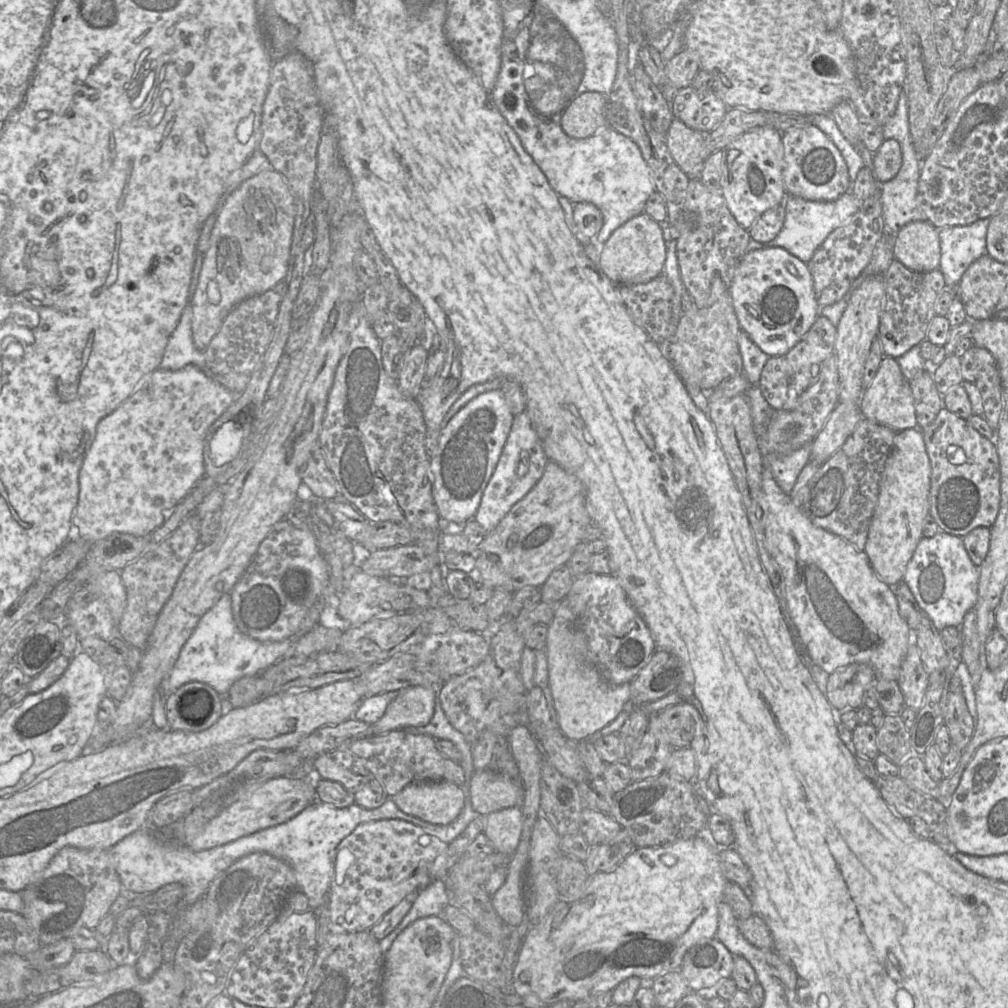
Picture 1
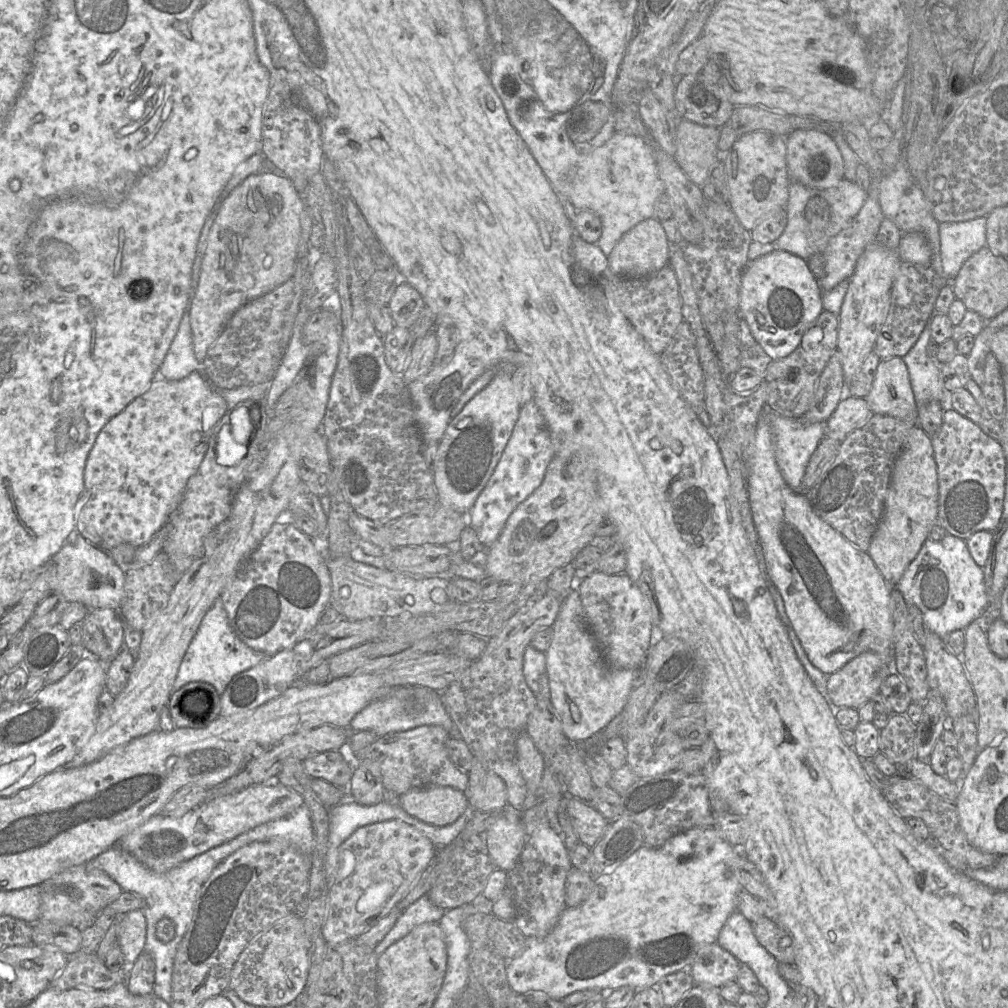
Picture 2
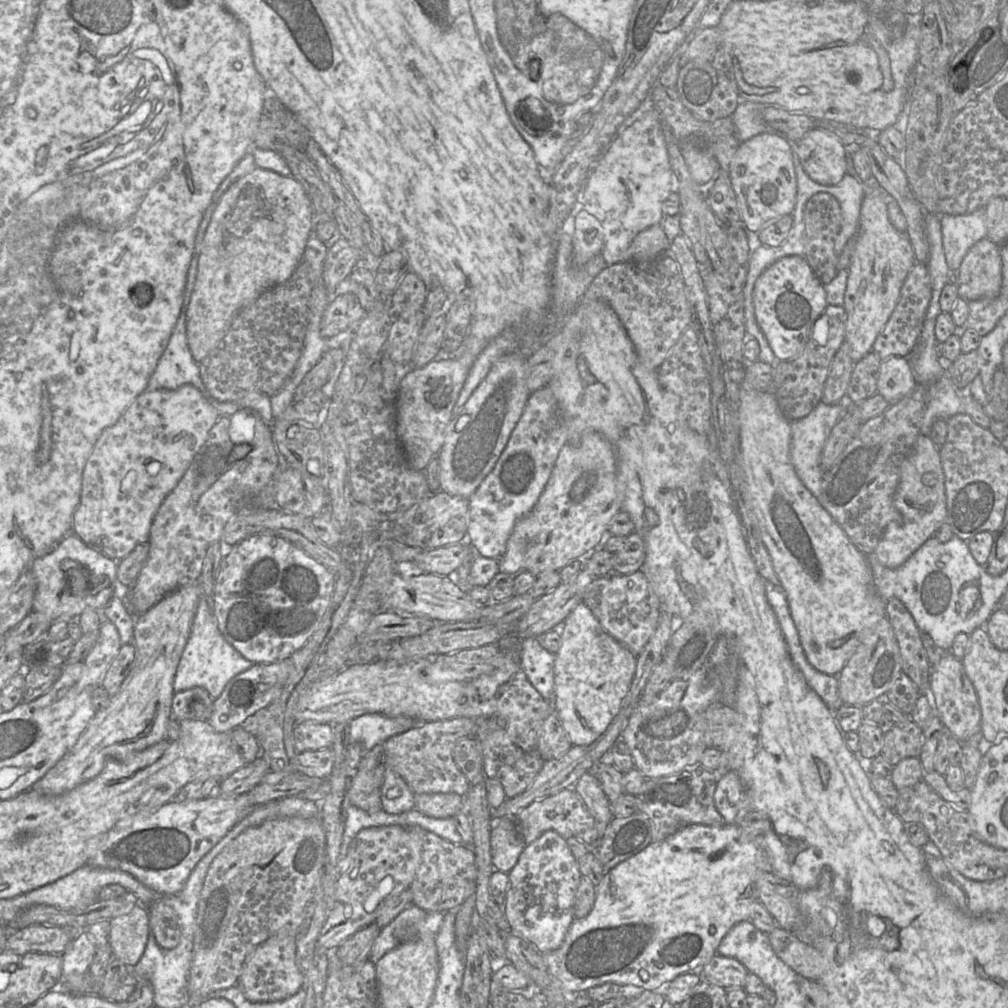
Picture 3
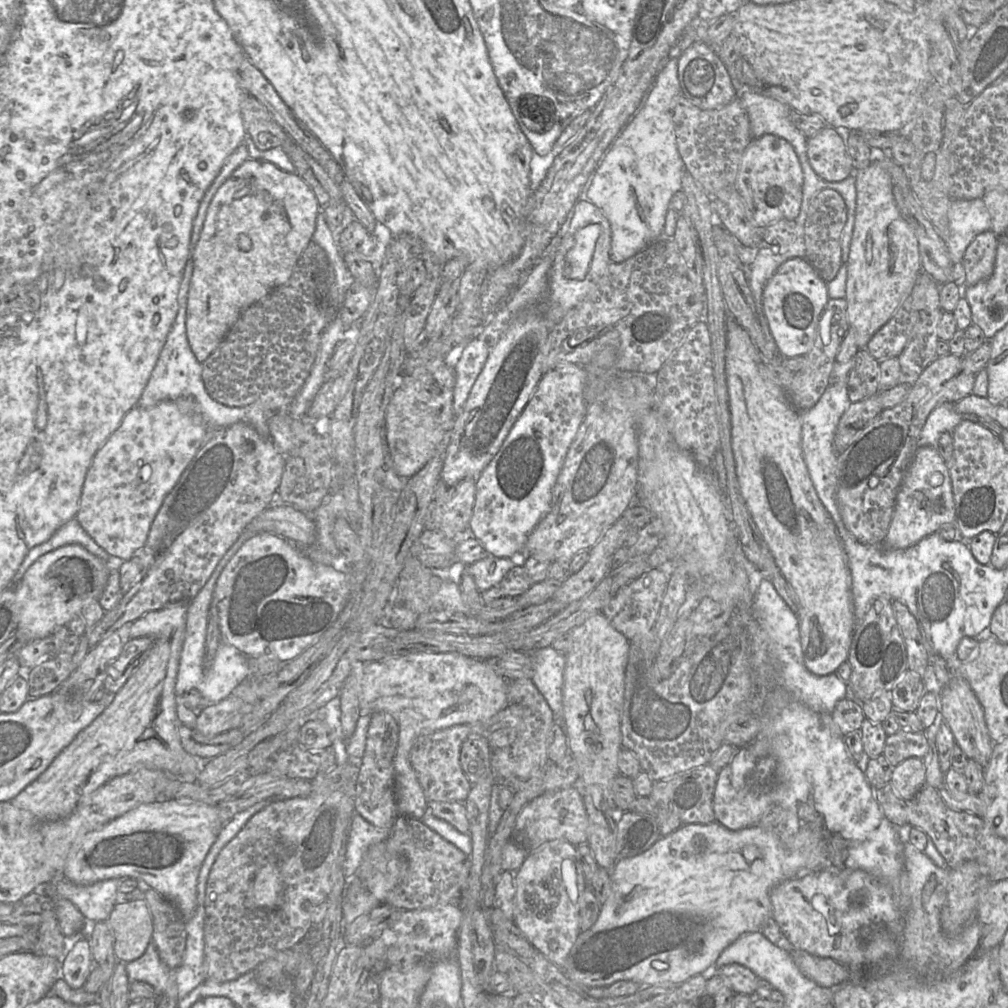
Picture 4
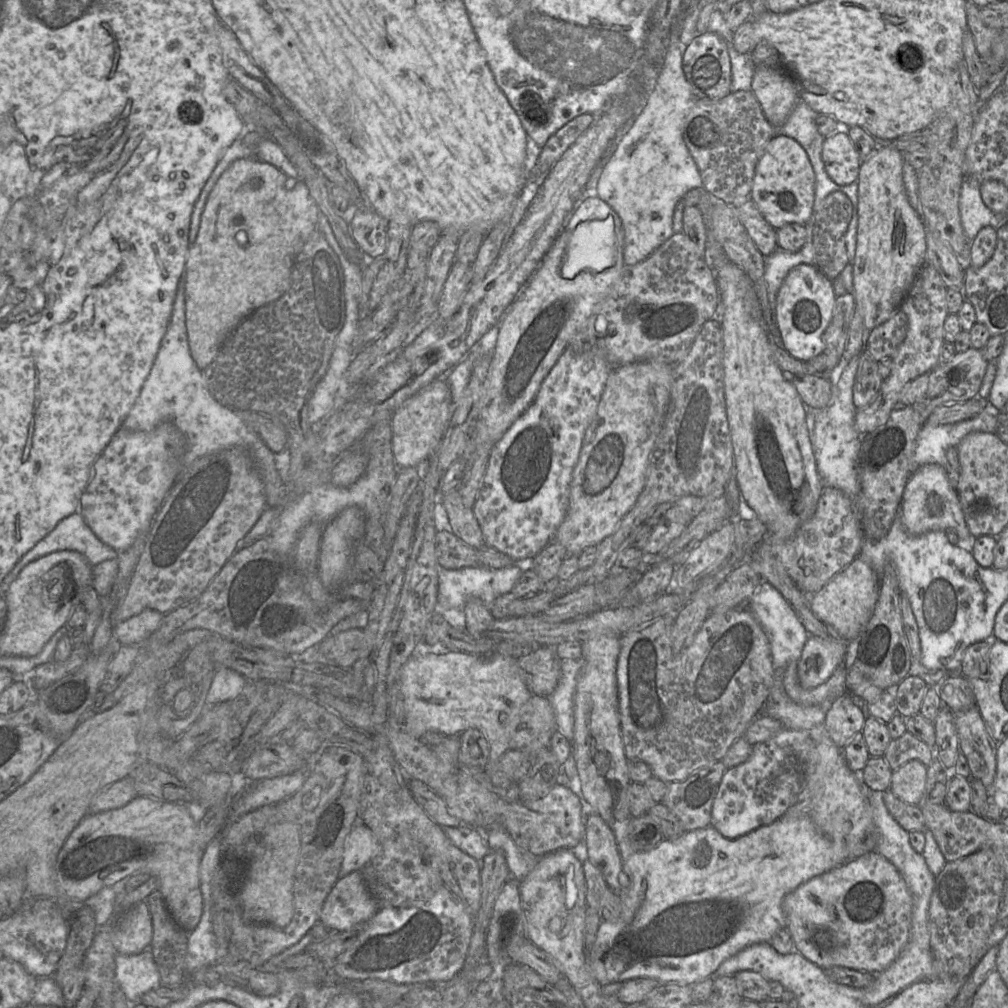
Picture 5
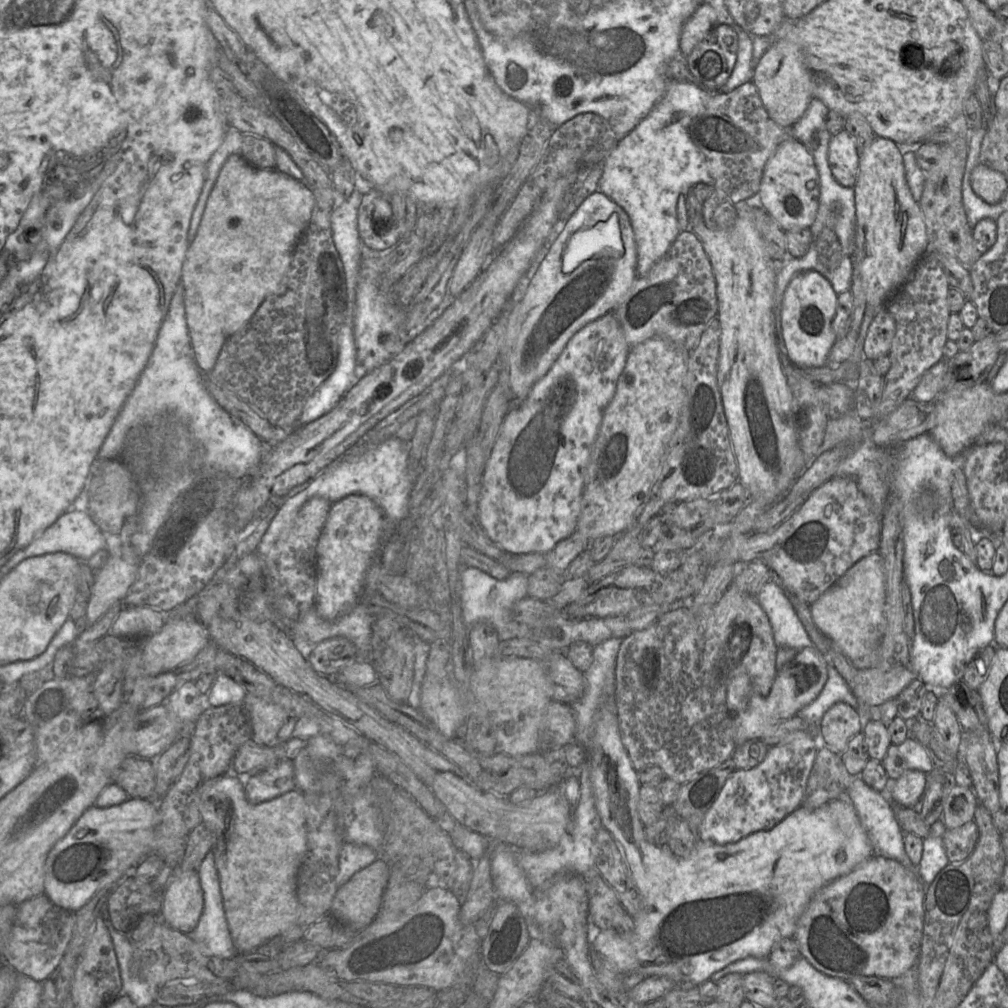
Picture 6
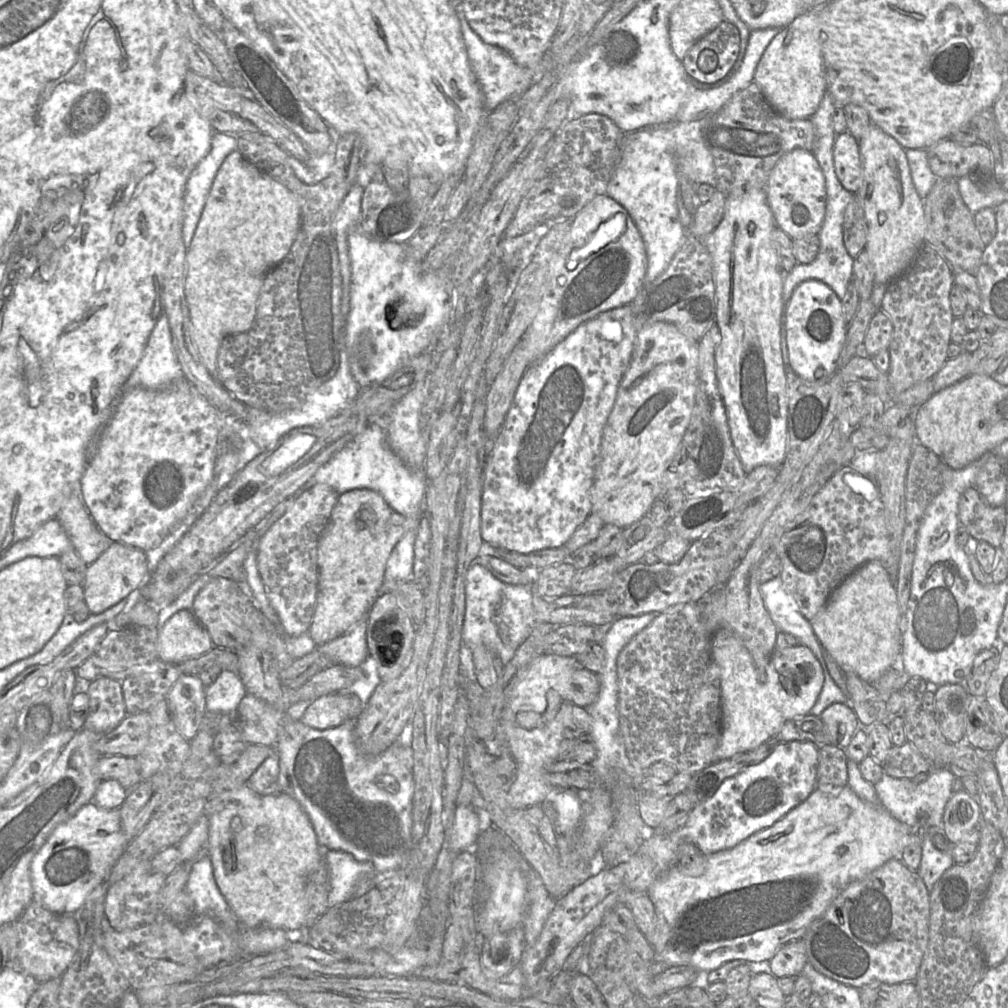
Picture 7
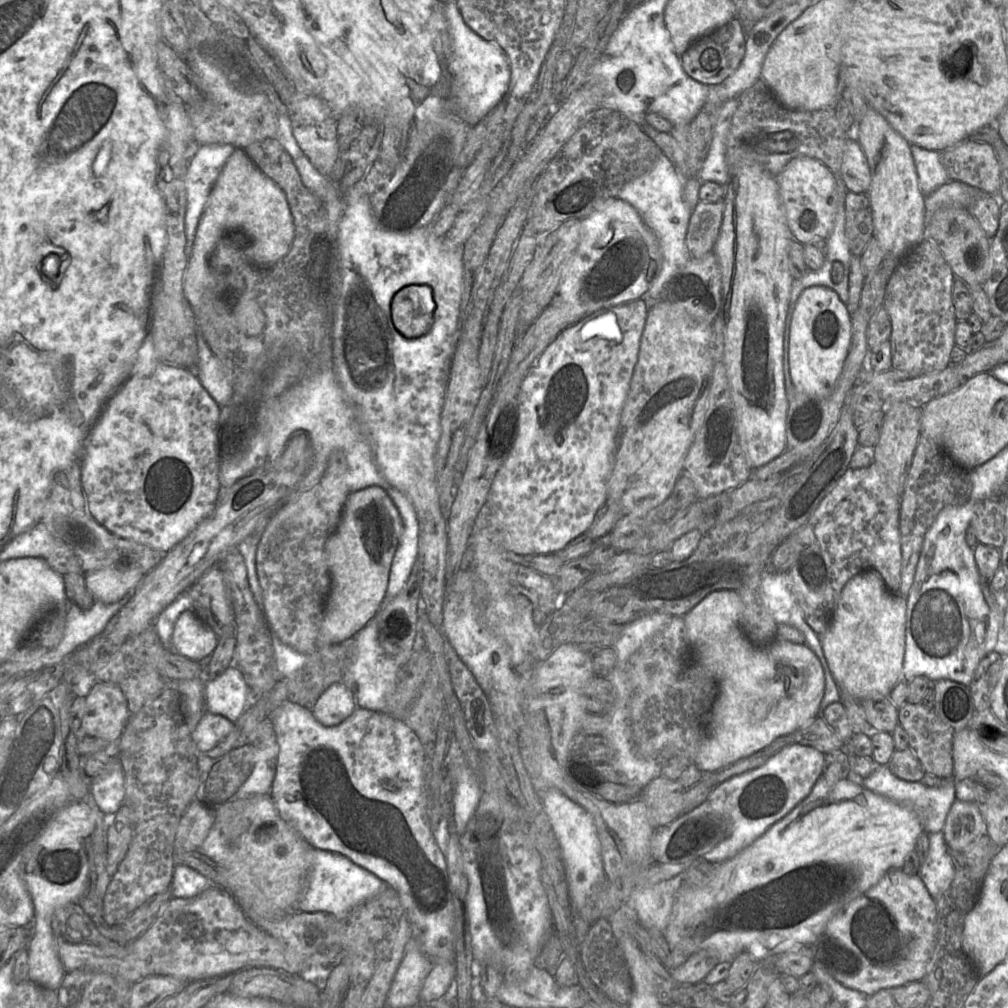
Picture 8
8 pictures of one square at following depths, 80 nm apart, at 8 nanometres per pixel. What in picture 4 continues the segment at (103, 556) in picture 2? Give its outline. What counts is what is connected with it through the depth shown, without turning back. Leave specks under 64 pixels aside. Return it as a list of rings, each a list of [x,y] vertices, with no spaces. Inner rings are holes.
[[[78,544],[65,545],[42,555],[31,564],[17,584],[18,623],[14,635],[21,642],[51,637],[56,628],[67,625],[72,618],[80,615],[87,600],[99,599],[107,585],[109,574],[110,568],[102,559]]]

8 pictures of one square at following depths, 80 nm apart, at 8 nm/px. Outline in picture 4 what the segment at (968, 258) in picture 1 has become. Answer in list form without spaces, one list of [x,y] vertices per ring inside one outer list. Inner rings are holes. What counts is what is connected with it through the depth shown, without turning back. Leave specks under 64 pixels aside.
[[[982,198],[952,200],[948,209],[949,238],[946,241],[953,264],[962,263],[964,253],[980,233],[991,230],[991,219]]]

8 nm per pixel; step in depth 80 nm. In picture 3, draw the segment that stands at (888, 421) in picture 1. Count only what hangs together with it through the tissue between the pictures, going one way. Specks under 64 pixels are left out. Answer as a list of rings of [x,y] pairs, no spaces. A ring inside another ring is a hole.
[[[894,356],[880,363],[877,393],[890,404],[910,394],[916,381],[905,357]]]

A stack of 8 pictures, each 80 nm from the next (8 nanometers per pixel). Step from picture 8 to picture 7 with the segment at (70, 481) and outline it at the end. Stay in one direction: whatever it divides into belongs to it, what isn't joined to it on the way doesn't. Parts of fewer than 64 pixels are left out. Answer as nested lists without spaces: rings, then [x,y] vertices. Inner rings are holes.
[[[81,479],[74,483],[72,492],[66,497],[55,517],[68,535],[74,550],[87,564],[92,564],[111,545],[109,539],[95,524],[84,503]]]

